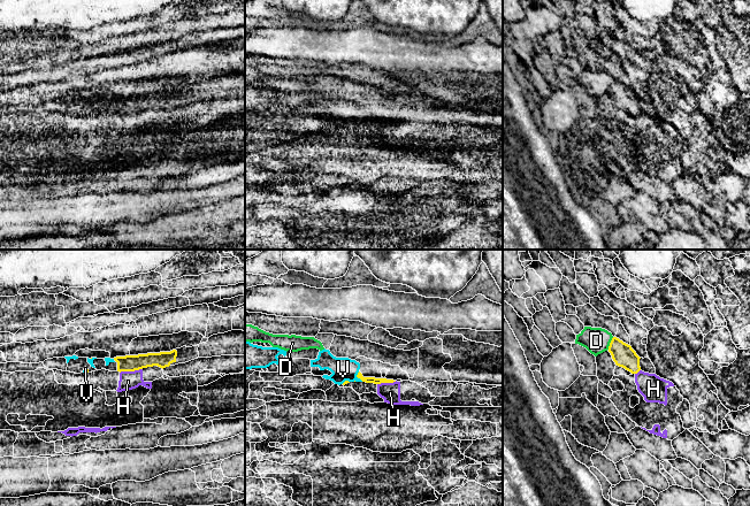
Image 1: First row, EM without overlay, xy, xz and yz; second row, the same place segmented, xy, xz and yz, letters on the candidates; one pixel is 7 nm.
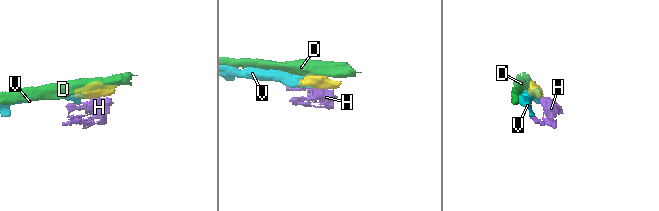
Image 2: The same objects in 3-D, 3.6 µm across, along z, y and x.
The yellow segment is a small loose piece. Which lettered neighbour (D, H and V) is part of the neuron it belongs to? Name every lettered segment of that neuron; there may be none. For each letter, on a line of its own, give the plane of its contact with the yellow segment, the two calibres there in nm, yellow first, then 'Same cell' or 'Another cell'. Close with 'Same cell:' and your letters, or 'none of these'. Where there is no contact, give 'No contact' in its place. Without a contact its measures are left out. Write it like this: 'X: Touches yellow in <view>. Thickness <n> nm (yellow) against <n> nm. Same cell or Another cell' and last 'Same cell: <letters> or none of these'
D: Touches yellow in yz. Thickness 160 nm (yellow) against 180 nm. Another cell
H: Touches yellow in xy. Thickness 110 nm (yellow) against 130 nm. Another cell
V: Touches yellow in xz. Thickness 50 nm (yellow) against 160 nm. Same cell
Same cell: V

